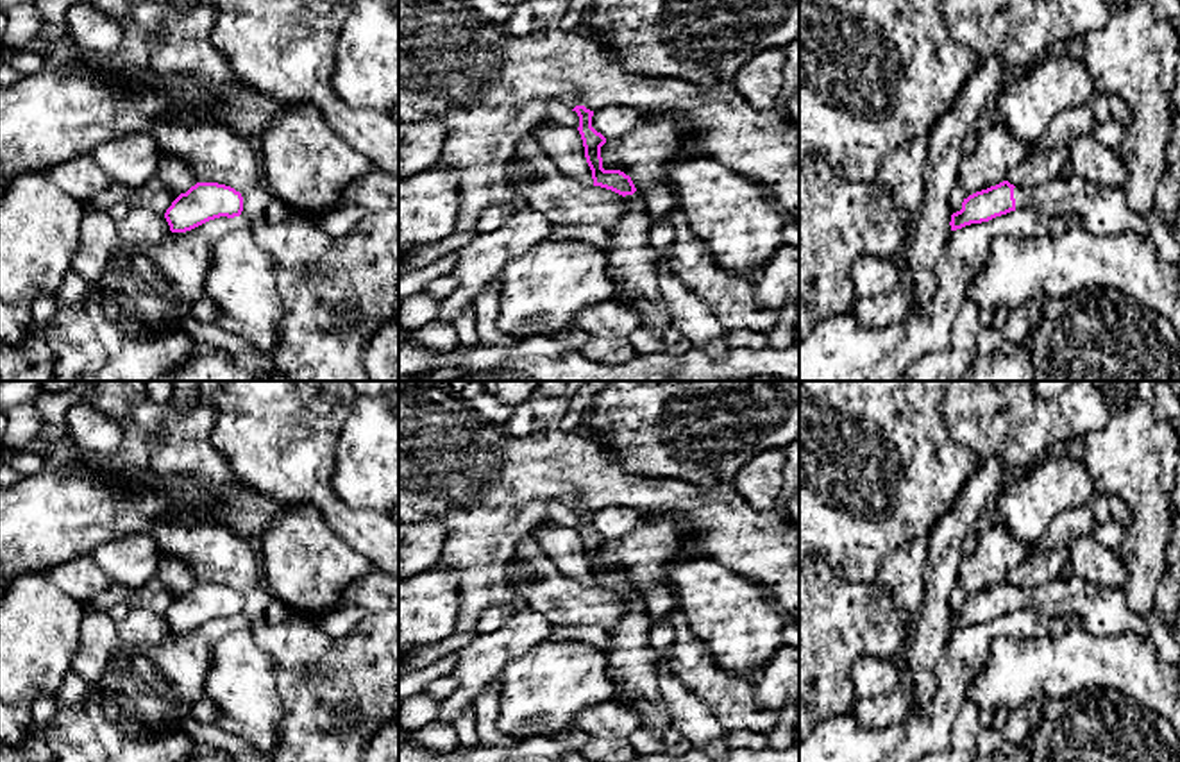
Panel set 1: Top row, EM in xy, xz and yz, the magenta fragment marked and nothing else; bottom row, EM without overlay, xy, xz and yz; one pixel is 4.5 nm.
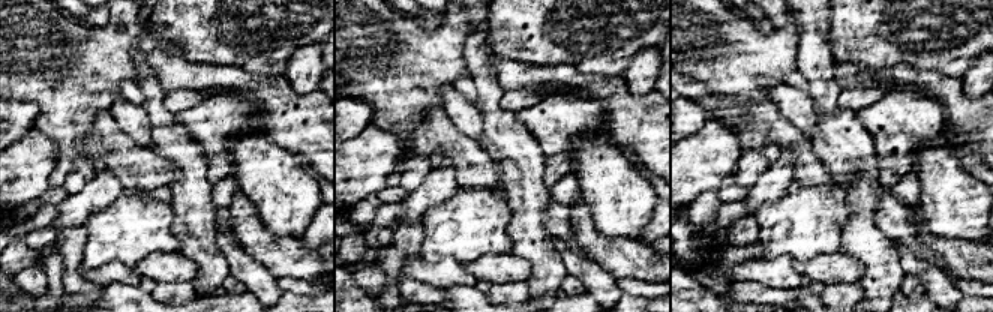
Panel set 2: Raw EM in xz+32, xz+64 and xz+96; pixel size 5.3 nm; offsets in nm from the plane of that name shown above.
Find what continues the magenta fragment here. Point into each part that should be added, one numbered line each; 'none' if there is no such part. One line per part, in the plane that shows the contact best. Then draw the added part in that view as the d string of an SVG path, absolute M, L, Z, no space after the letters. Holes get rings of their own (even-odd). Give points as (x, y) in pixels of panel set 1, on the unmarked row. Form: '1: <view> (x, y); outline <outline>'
1: yz (1102, 610); outline M1073 574L1035 588L1014 588L1014 599L1016 610L1032 608L1057 624L1076 621L1092 635L1139 635L1153 644L1164 662L1180 662L1180 614L1175 622L1167 622L1157 608L1137 614L1128 606L1123 587L1105 587Z

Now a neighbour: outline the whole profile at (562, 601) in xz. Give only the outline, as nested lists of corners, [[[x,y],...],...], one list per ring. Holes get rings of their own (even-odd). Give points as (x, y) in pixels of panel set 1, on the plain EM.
[[[520,538],[508,563],[511,583],[520,588],[531,608],[552,626],[599,626],[611,633],[624,617],[624,597],[594,585],[579,585],[556,571],[536,538]],[[526,563],[544,580],[526,585],[517,565]]]

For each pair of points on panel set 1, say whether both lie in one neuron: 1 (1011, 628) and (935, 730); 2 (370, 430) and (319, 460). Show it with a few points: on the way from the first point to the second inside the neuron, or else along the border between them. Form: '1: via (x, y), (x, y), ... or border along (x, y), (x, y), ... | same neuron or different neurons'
1: via (980, 637), (959, 659), (950, 700) | same neuron
2: border along (353, 410), (338, 439), (331, 478), (333, 491) | different neurons

